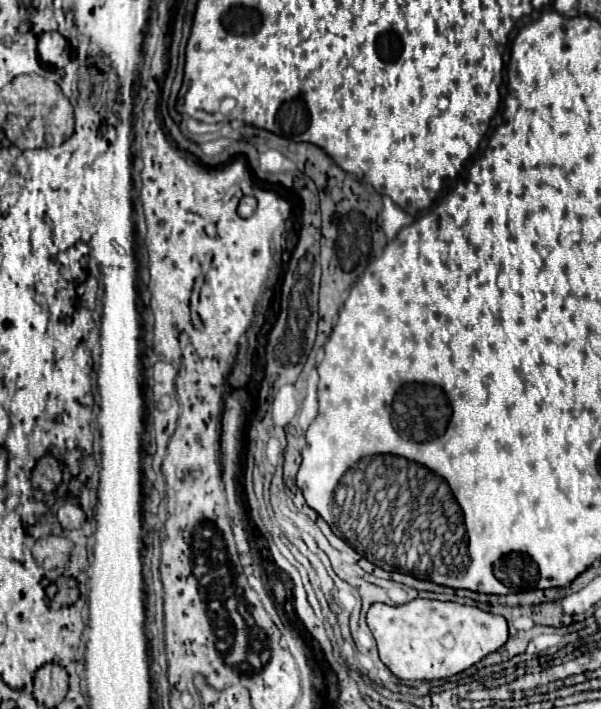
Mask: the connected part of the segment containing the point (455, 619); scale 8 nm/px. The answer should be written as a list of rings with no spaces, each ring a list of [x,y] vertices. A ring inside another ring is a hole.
[[[415,598],[401,606],[371,604],[367,612],[381,662],[403,680],[435,680],[455,676],[507,642],[507,620],[477,606]]]

